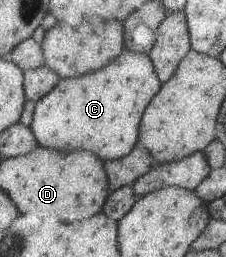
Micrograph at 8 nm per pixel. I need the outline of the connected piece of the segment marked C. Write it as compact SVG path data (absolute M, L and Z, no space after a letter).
M121 51L105 67L57 81L34 104L31 131L39 146L62 152L87 150L99 159L116 160L138 144L138 127L145 106L160 88L148 54Z

